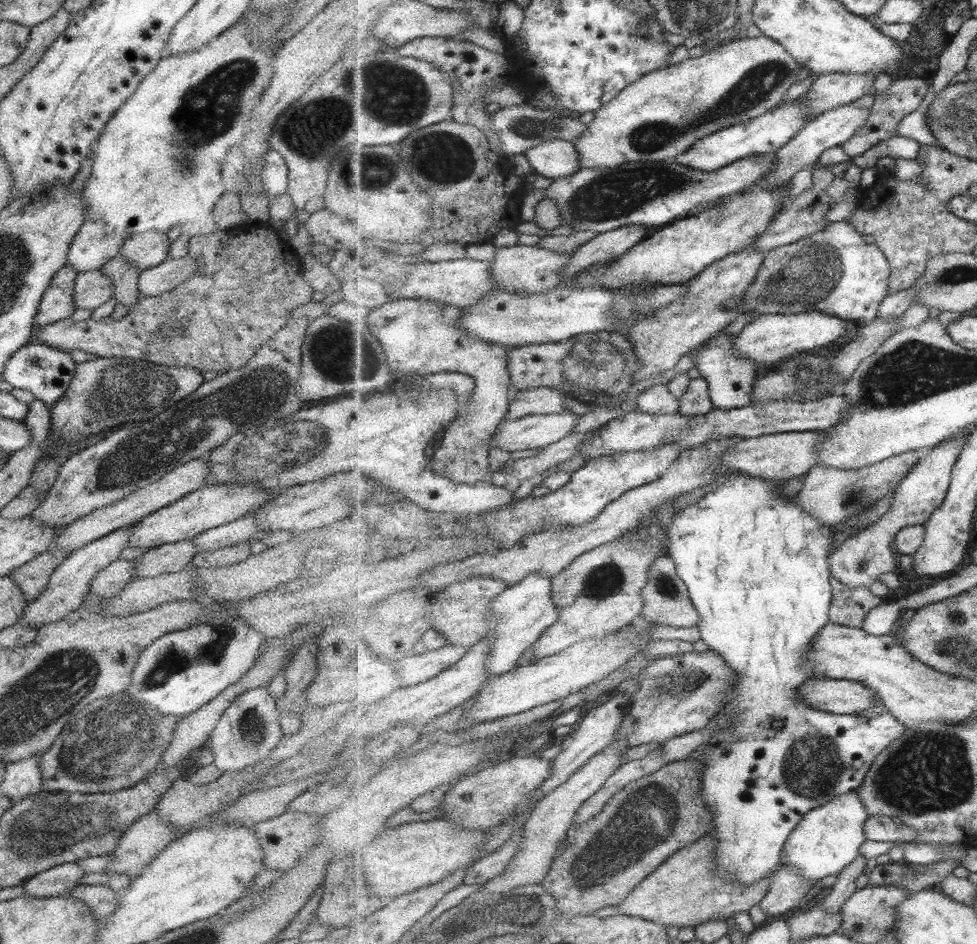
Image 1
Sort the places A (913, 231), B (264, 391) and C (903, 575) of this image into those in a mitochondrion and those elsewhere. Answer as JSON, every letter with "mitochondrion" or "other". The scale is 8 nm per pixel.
{"A":"other","B":"mitochondrion","C":"other"}

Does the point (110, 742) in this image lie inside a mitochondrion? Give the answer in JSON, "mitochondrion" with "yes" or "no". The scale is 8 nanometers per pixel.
{"mitochondrion":"yes"}

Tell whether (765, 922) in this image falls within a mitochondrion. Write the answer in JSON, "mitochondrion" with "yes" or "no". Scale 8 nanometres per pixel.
{"mitochondrion":"no"}

